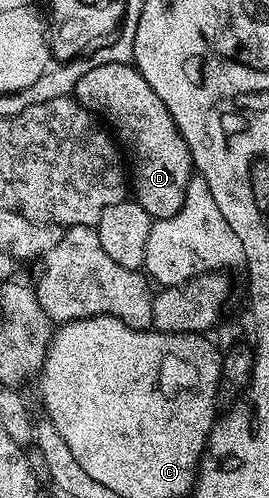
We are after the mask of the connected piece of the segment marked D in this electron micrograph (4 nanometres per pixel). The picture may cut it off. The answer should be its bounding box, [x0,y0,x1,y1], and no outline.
[73,62,193,220]

